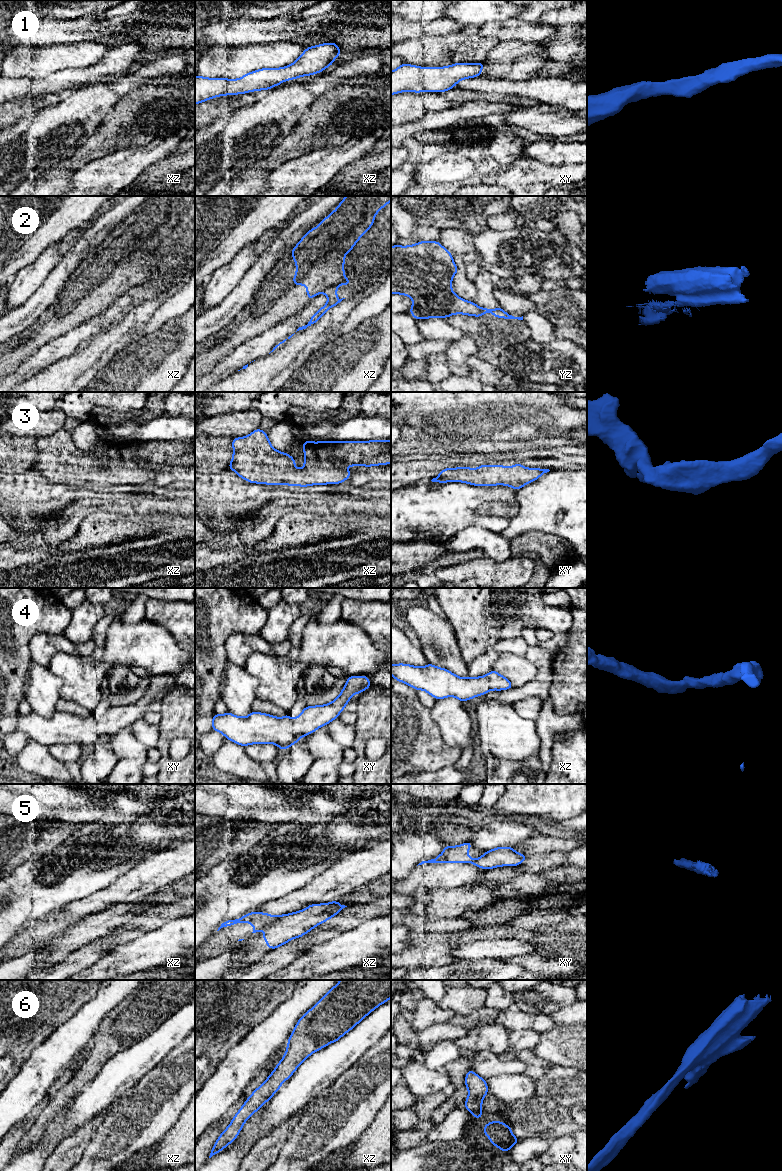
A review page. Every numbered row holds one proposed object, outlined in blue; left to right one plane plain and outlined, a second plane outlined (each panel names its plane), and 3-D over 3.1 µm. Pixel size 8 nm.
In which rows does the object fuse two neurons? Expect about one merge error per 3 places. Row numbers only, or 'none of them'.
2, 5

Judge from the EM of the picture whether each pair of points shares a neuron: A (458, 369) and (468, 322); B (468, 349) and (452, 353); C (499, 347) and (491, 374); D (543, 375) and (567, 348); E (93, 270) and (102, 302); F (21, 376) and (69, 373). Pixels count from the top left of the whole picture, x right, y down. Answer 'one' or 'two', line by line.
A: two
B: one
C: two
D: one
E: one
F: two

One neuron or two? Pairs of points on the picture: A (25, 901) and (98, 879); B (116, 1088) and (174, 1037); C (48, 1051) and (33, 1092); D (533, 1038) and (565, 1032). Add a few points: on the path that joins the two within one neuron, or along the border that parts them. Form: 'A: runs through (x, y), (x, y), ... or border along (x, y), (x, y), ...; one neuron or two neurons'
A: runs through (43, 890), (59, 888), (68, 879), (80, 879); one neuron
B: runs through (129, 1073), (159, 1043); one neuron
C: runs through (45, 1061), (33, 1082); one neuron
D: border along (540, 1033), (540, 1038), (533, 1049); two neurons

